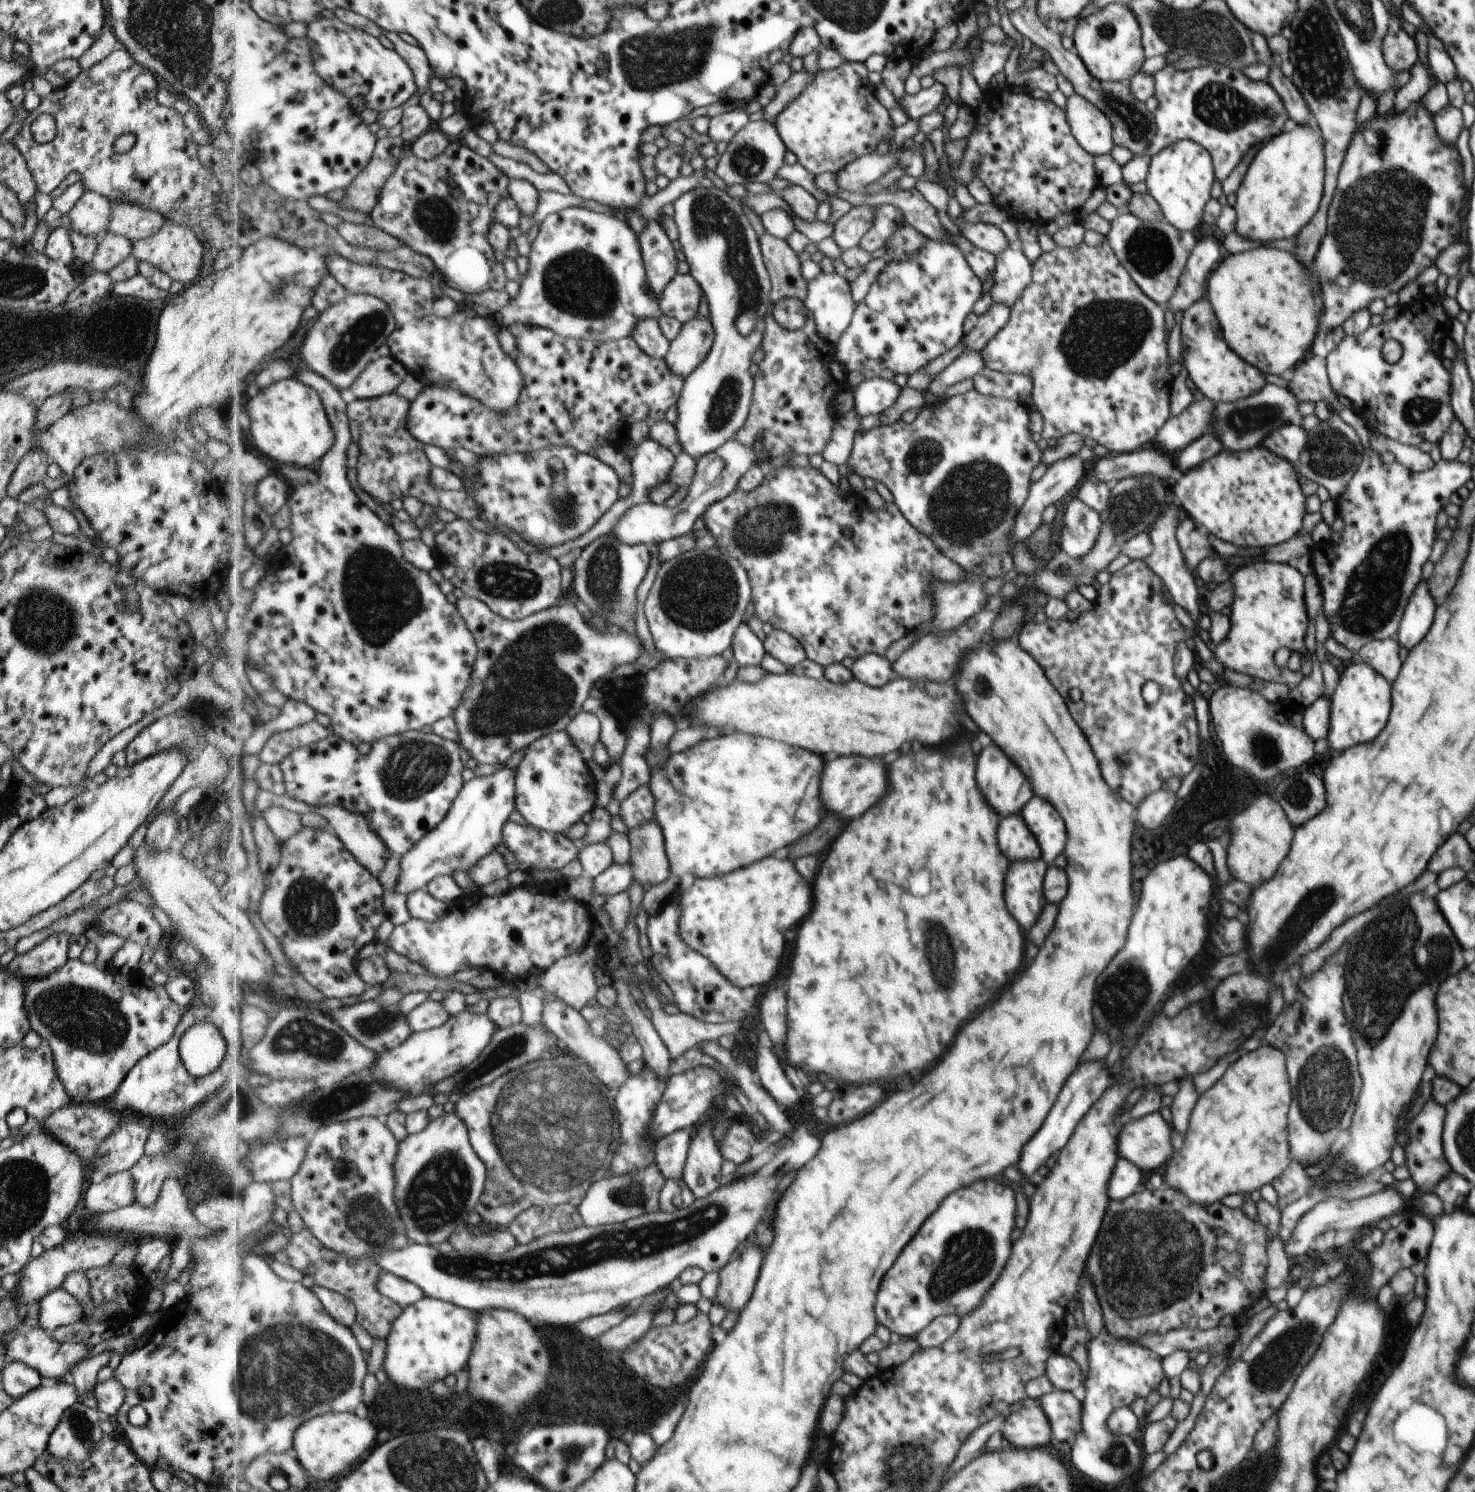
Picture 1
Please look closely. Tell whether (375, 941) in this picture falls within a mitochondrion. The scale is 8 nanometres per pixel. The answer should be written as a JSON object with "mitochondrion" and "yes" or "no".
{"mitochondrion":"no"}

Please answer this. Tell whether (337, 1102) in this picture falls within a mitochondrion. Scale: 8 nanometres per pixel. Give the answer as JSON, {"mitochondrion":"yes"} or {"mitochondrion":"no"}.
{"mitochondrion":"yes"}

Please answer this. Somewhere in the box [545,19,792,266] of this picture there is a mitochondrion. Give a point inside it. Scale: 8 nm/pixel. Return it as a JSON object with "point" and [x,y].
{"point":[652,62]}

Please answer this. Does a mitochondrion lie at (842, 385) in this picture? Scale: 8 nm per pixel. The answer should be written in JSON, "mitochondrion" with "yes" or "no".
{"mitochondrion":"no"}

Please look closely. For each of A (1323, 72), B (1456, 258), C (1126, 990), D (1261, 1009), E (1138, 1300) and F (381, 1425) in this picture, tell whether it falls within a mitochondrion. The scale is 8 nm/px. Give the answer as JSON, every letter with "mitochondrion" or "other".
{"A":"mitochondrion","B":"other","C":"mitochondrion","D":"other","E":"mitochondrion","F":"other"}

